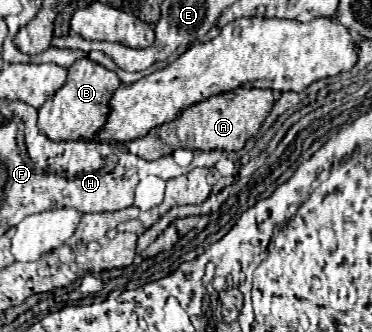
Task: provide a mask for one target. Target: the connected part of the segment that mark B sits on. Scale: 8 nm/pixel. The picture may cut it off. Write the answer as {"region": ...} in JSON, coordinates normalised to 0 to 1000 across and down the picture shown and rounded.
{"region":[[[215,178],[183,208],[177,256],[151,274],[102,334],[102,383],[140,425],[204,425],[204,419],[253,419],[253,407],[285,377],[296,346],[296,298],[306,274],[328,256],[317,226],[258,184]]]}

